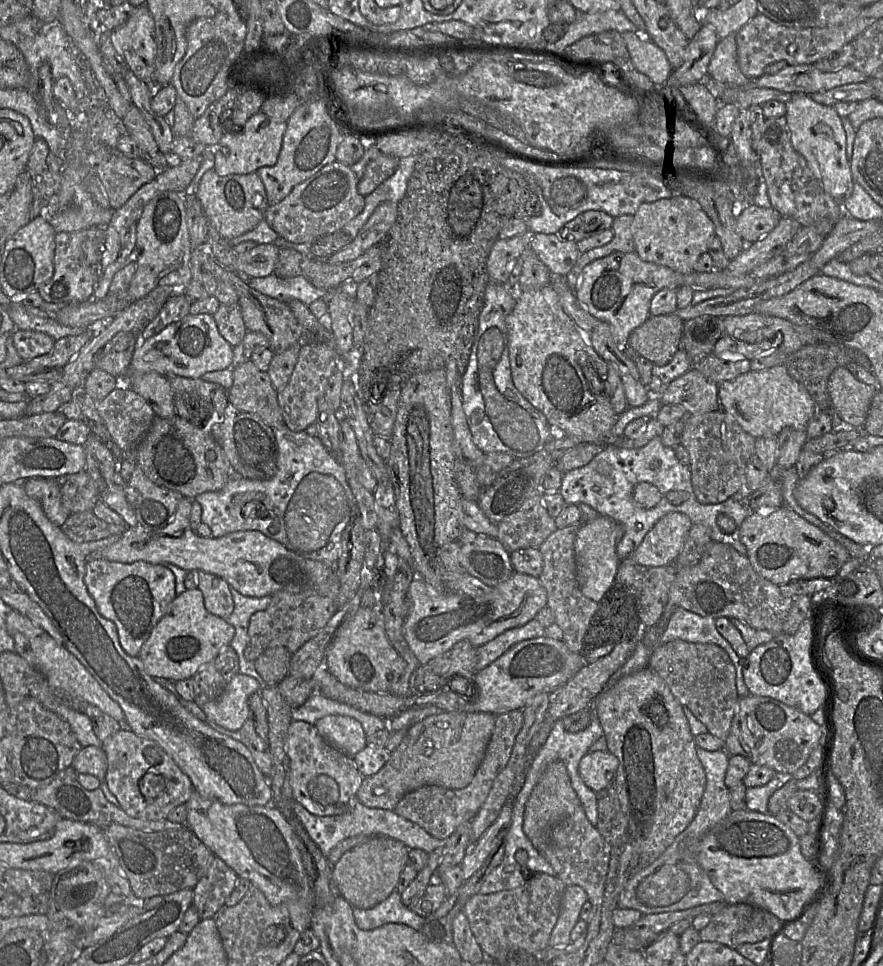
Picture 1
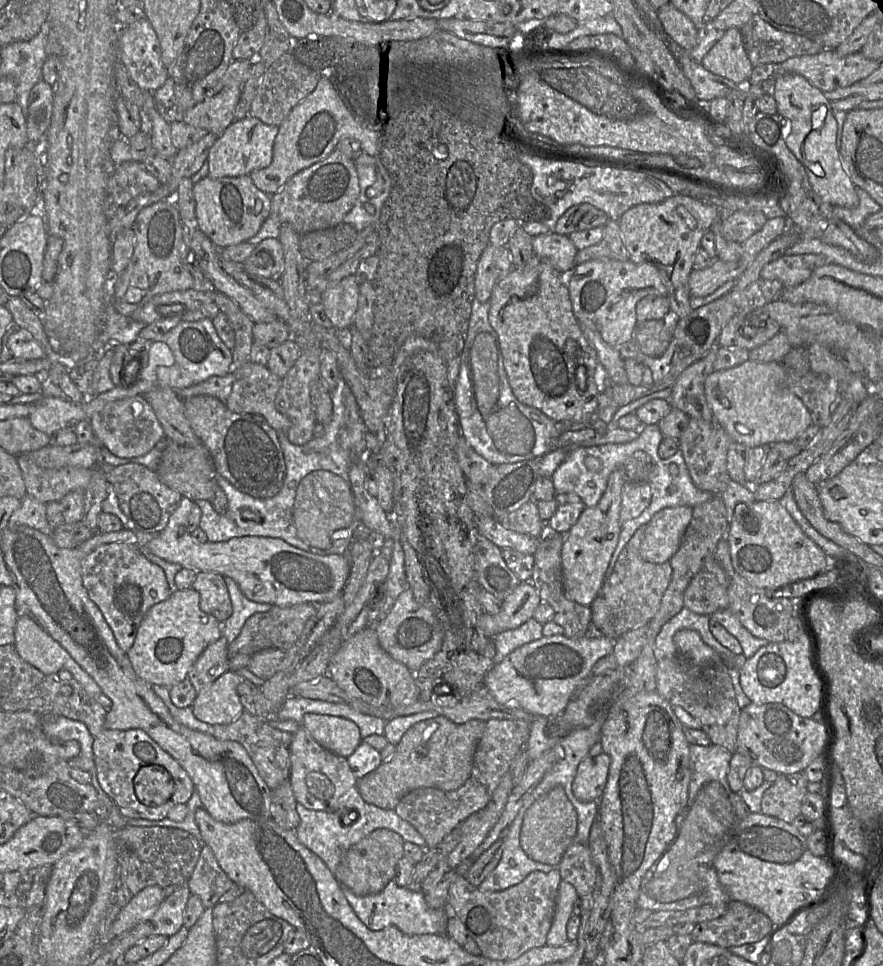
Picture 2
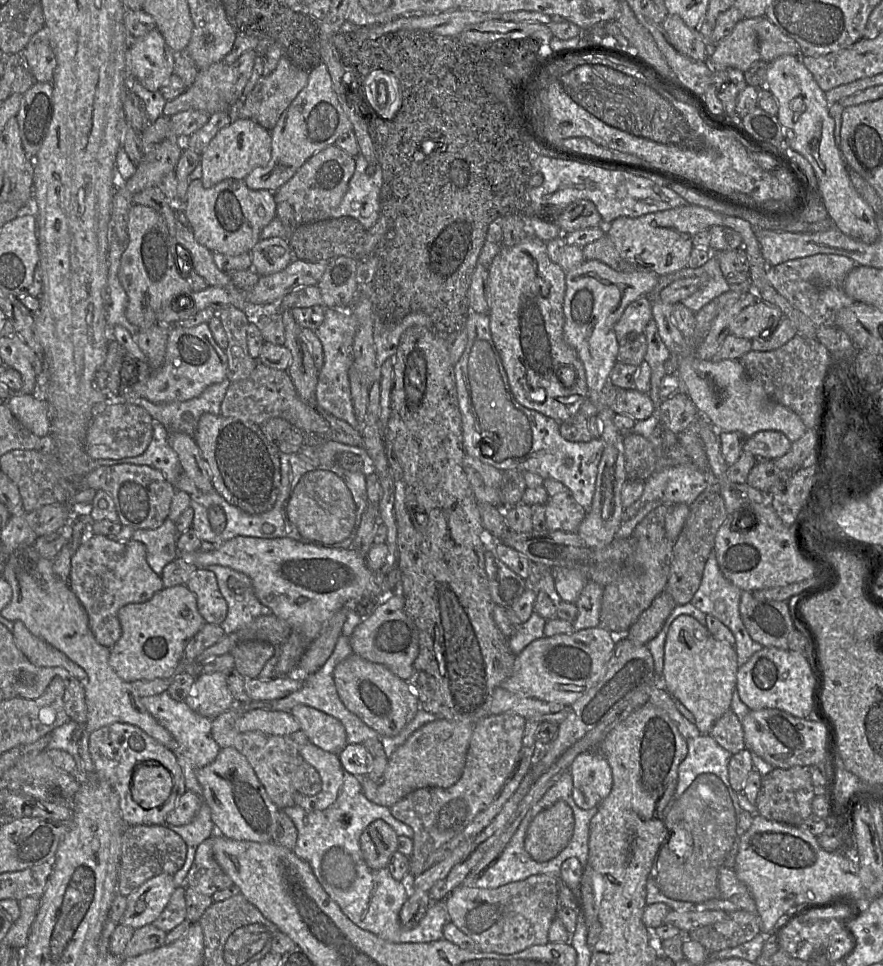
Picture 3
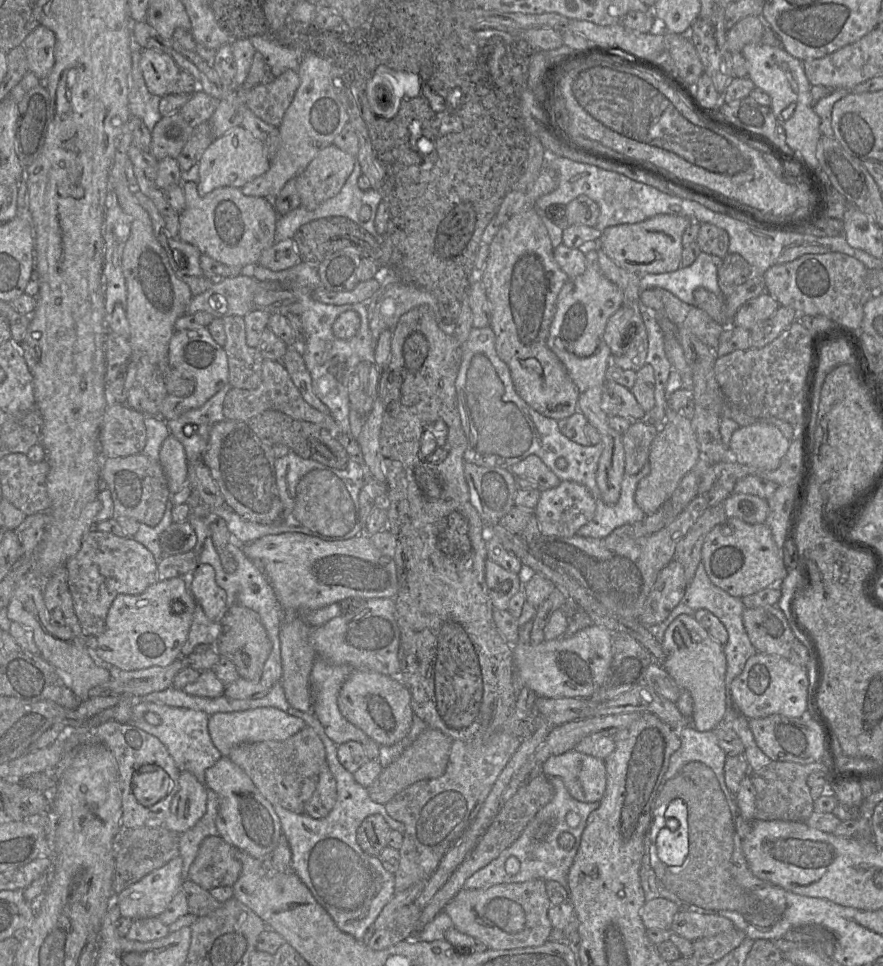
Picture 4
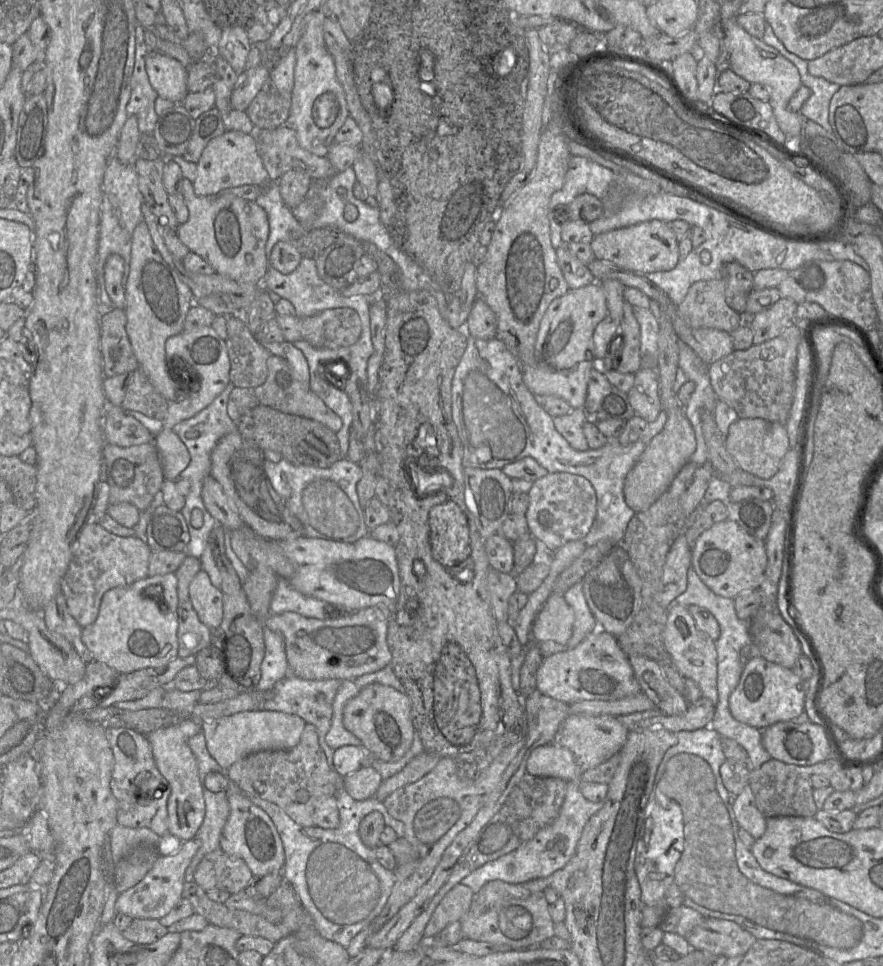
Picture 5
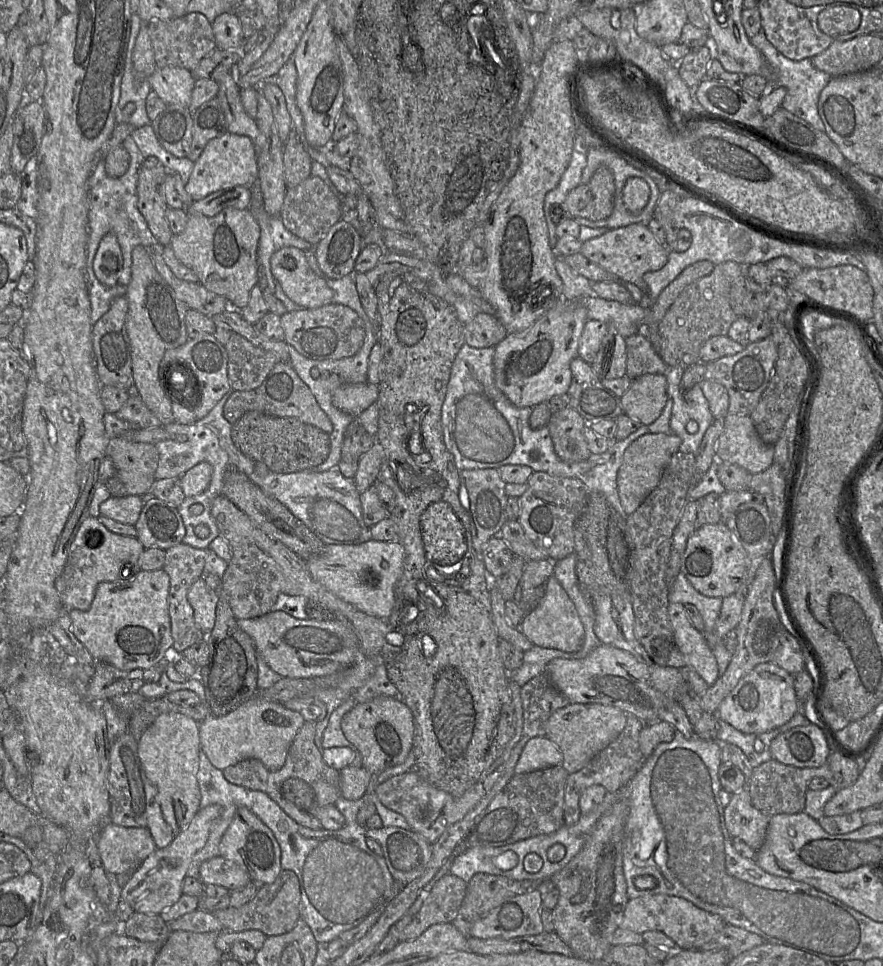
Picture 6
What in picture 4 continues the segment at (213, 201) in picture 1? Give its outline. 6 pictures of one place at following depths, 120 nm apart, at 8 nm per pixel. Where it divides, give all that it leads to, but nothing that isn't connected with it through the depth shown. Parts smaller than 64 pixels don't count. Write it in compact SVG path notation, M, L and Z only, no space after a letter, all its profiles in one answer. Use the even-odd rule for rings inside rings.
M182 182L182 186L186 204L180 213L181 240L228 266L244 268L257 265L262 252L275 242L278 214L270 199L246 196L235 187L220 187L201 196L197 183Z

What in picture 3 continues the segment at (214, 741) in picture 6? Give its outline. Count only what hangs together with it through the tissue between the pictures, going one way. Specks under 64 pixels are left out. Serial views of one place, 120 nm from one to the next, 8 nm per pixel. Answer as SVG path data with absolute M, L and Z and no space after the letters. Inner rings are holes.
M253 709L242 714L234 724L238 732L259 731L268 735L290 735L301 730L290 712Z

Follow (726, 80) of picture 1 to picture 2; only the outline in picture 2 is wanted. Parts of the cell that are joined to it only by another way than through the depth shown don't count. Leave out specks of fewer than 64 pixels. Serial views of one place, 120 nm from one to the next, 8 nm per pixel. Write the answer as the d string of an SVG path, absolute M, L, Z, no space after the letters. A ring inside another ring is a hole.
M727 29L724 36L704 56L702 65L737 85L749 83L753 65L748 57L741 29Z

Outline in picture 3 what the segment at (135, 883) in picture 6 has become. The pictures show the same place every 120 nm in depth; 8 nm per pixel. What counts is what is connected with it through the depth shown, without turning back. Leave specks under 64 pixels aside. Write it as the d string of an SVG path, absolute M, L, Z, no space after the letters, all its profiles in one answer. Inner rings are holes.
M162 873L148 879L126 896L126 909L119 923L133 930L153 923L175 889L172 875Z

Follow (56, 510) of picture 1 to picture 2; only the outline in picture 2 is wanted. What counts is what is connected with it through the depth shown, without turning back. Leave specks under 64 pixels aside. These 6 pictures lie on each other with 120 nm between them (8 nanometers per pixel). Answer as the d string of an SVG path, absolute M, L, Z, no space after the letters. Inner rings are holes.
M26 495L21 500L20 507L11 515L8 527L16 529L19 526L28 526L51 536L54 527L49 523L46 516L47 503L42 503Z

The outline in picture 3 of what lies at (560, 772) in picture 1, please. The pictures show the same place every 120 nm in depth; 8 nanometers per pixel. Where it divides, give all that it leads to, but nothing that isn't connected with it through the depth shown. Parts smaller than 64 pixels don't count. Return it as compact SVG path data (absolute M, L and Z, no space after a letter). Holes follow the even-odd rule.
M558 801L532 820L525 837L525 849L533 860L548 862L568 845L573 831L573 810L566 802Z

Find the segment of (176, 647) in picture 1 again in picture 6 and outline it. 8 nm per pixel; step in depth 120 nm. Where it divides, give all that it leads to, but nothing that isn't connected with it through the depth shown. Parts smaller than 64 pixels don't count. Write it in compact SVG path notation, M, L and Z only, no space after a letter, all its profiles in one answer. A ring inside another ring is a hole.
M141 569L127 579L101 582L89 609L67 609L71 630L96 661L121 670L148 669L173 650L167 603L169 585L169 575L163 569Z

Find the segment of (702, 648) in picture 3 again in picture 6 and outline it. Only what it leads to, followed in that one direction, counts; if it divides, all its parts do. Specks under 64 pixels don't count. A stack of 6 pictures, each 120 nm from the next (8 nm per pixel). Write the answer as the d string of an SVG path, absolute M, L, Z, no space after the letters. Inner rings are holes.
M671 603L668 616L675 643L687 667L694 669L708 686L713 685L720 675L717 660L704 633L693 627L681 603Z

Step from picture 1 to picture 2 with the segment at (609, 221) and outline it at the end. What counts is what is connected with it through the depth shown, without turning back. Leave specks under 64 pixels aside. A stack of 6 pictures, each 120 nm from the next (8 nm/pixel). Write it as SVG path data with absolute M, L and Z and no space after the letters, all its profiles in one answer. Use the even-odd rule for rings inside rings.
M589 203L570 207L552 226L552 231L569 236L571 233L605 226L608 215Z

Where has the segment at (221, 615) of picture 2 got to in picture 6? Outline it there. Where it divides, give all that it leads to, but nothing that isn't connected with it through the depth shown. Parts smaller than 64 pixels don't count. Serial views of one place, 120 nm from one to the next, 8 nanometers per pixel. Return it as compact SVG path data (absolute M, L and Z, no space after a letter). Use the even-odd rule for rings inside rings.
M199 577L189 588L187 597L193 608L196 625L205 635L209 634L215 624L218 591L211 589L204 579Z

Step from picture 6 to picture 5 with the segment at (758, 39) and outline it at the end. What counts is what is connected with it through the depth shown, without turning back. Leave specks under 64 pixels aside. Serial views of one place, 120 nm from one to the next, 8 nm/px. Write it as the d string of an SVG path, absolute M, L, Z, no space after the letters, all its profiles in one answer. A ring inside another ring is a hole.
M765 22L762 41L778 51L778 53L791 62L798 70L801 84L810 89L811 95L801 107L799 113L810 121L813 121L824 128L832 131L829 124L829 104L833 95L840 86L831 83L824 78L814 77L808 73L808 61L788 52L783 44L775 36L771 26Z

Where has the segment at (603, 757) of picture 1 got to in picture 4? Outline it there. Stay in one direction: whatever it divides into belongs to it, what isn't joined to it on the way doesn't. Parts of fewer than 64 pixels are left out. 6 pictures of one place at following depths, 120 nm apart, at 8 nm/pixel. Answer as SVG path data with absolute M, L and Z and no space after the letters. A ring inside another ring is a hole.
M575 750L550 757L541 767L541 773L548 779L559 777L570 795L582 803L600 803L607 788L606 762Z

